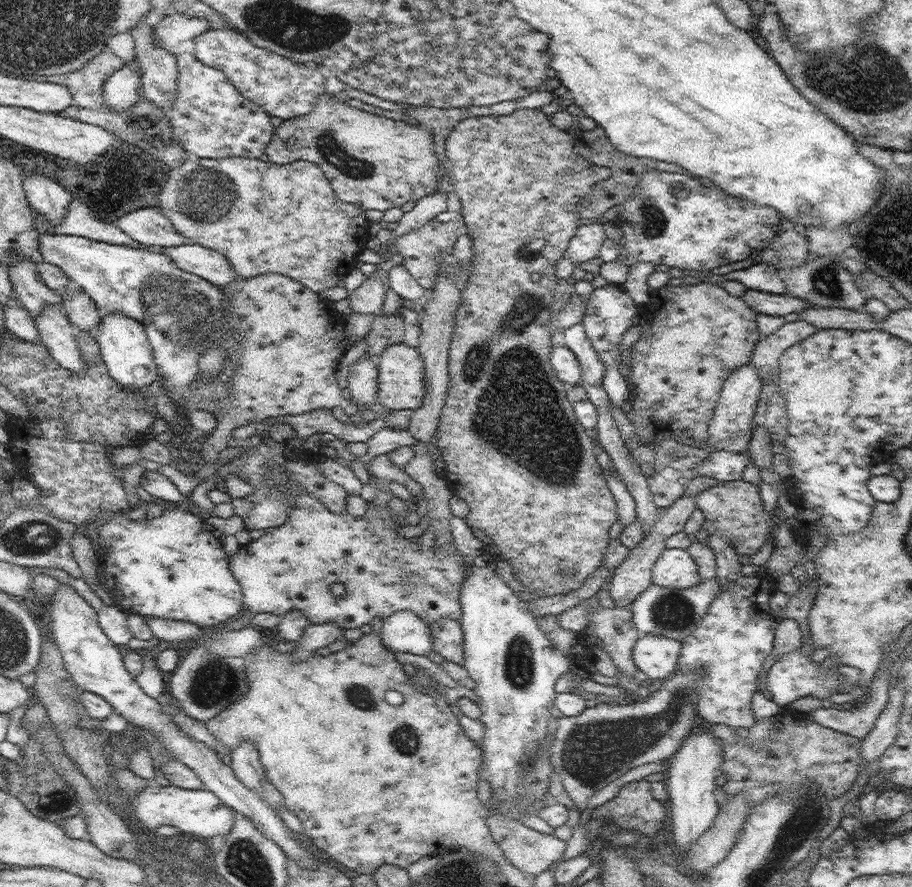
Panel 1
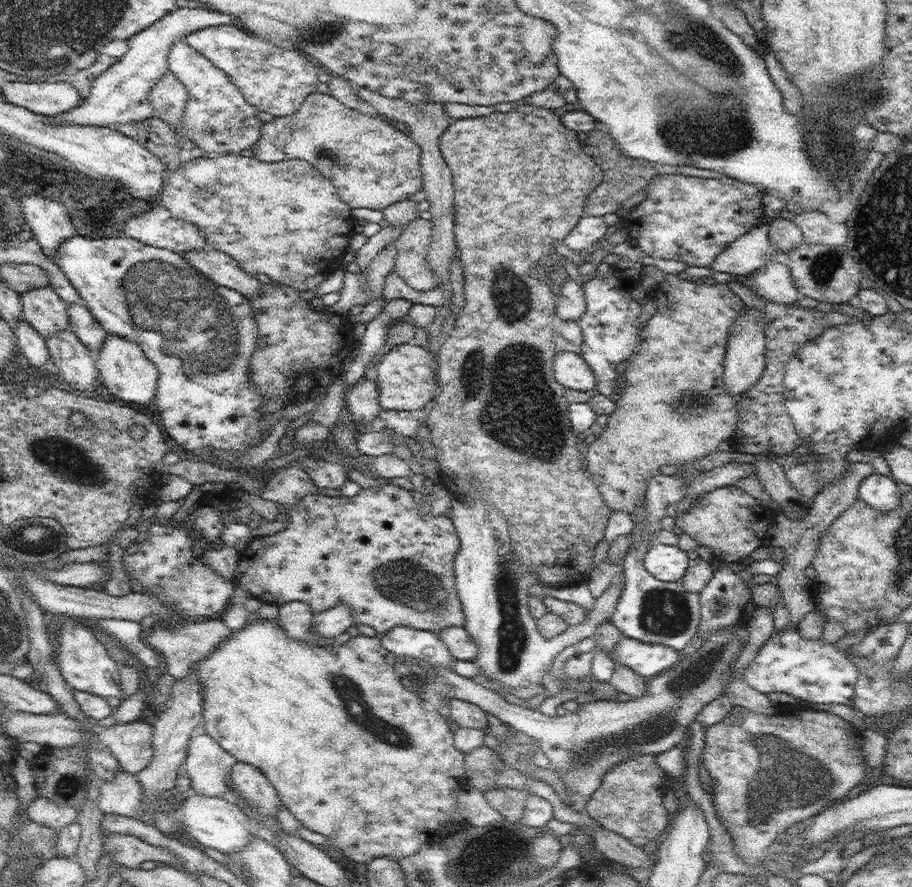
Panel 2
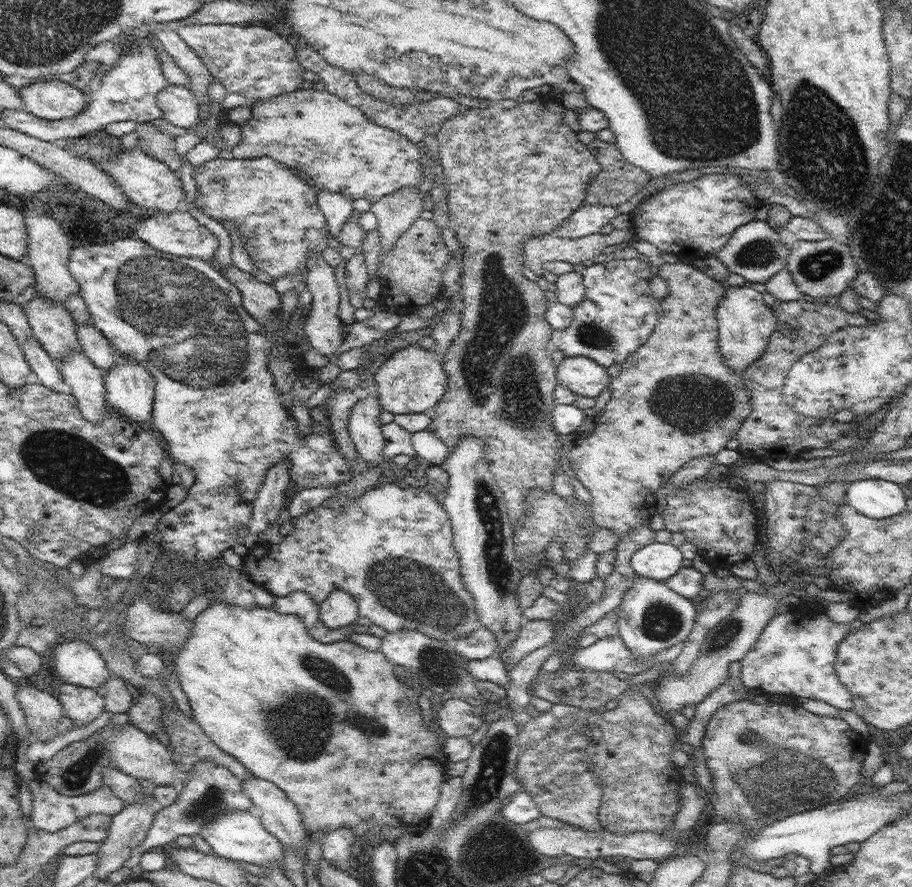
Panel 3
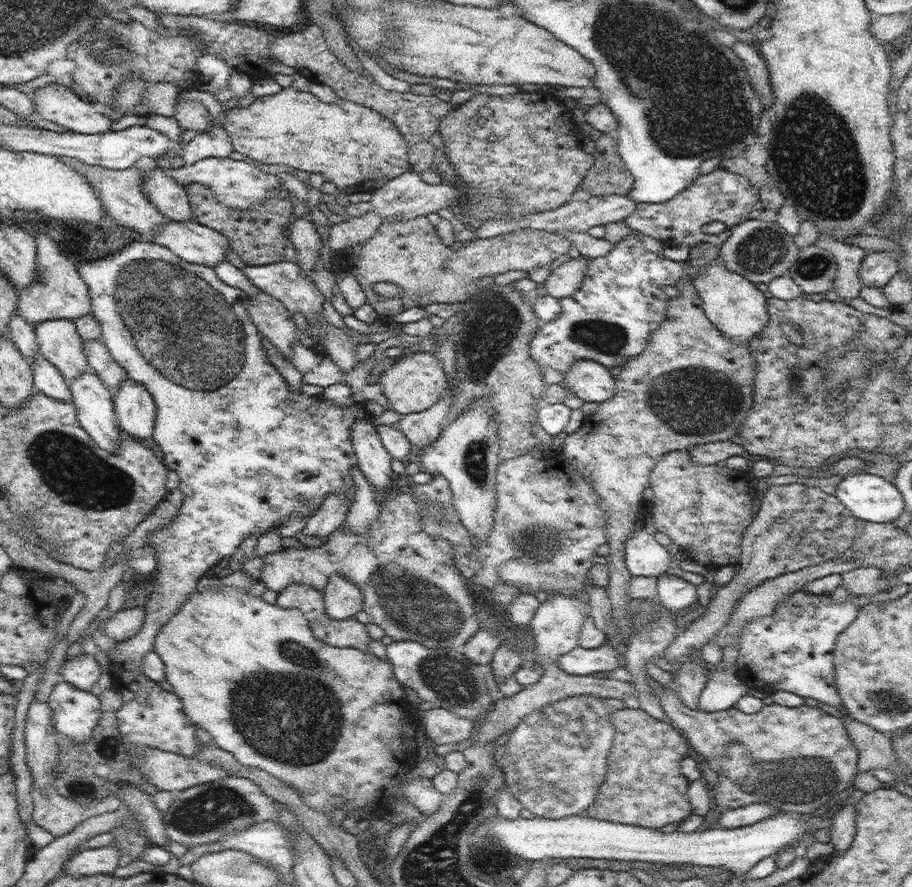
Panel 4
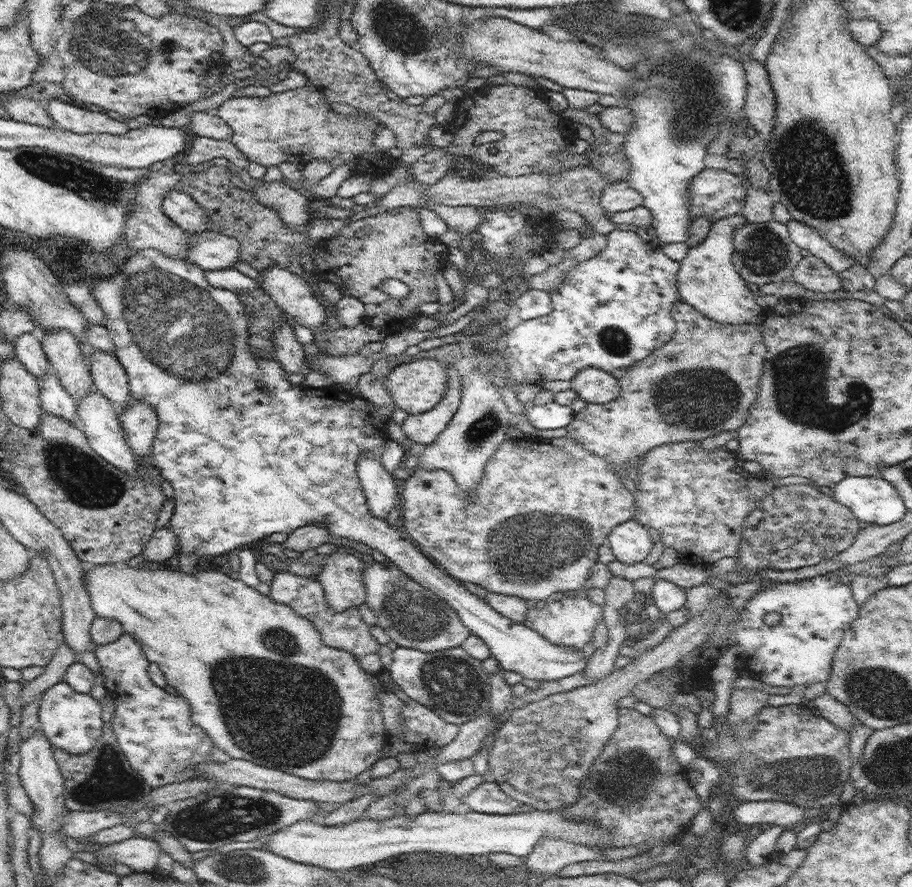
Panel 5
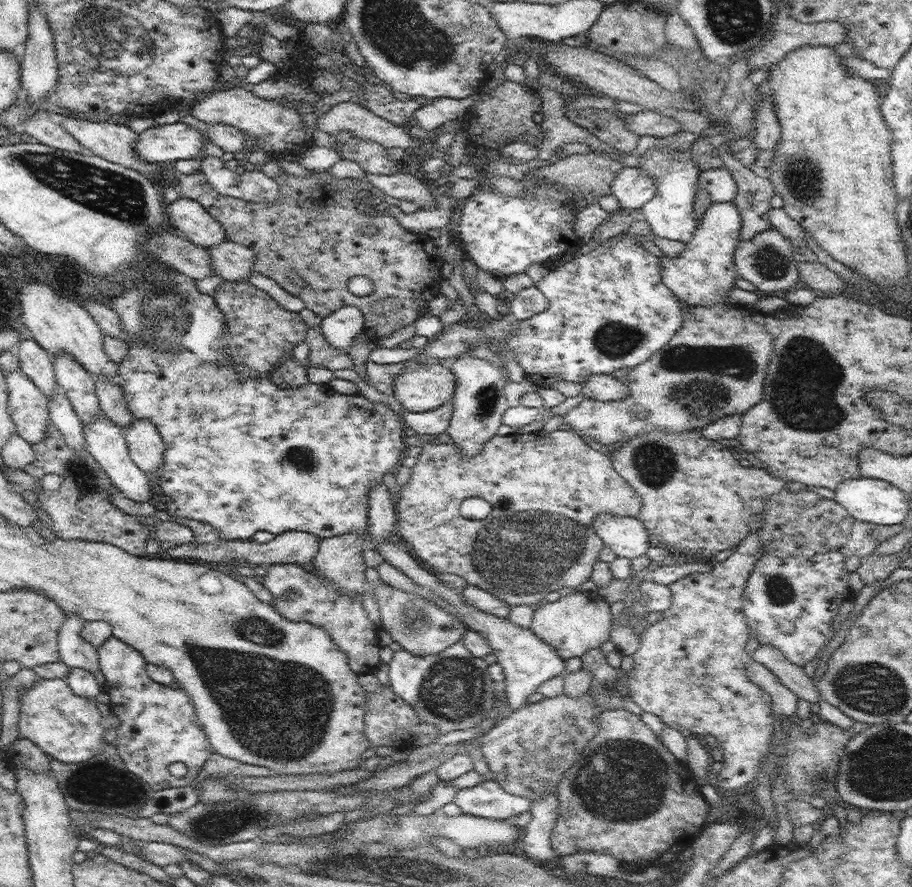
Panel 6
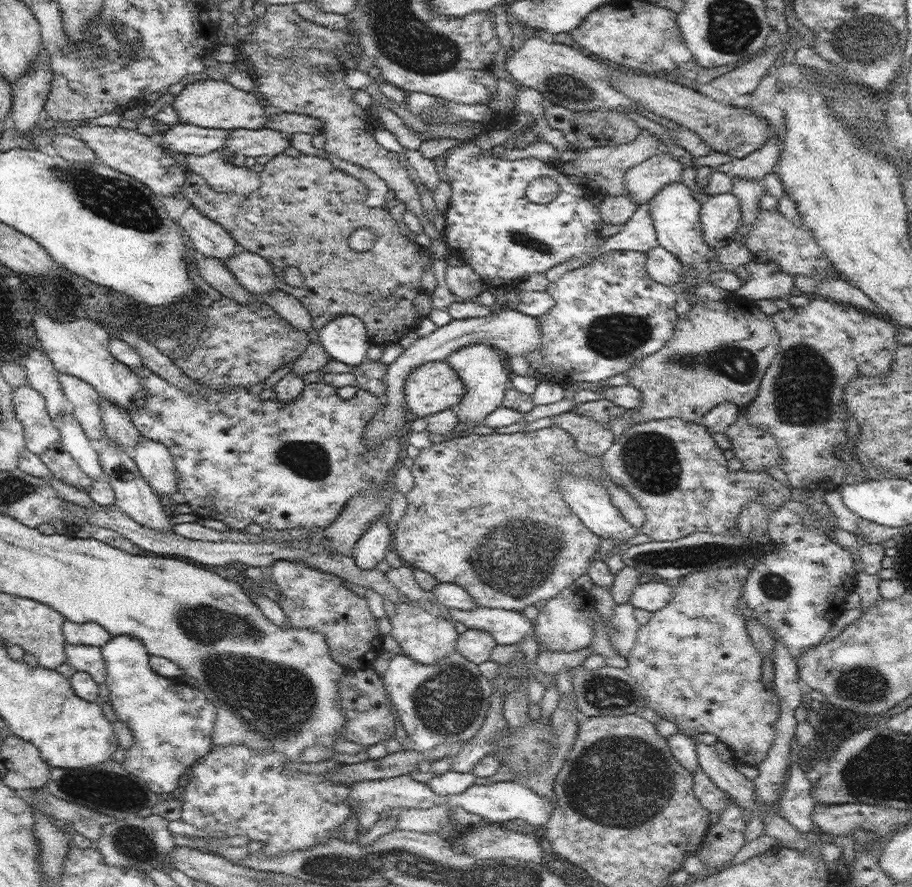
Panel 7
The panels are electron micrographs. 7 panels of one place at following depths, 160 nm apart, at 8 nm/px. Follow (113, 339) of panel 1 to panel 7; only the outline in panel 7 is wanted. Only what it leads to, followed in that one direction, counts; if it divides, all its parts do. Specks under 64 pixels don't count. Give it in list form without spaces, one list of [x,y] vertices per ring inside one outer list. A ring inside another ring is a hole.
[[[143,437],[132,458],[154,493],[171,496],[178,492],[178,472],[164,444]]]

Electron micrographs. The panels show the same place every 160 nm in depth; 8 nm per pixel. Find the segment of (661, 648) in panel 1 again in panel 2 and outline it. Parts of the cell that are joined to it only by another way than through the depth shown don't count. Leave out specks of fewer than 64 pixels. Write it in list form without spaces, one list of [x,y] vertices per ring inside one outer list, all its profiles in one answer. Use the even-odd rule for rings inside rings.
[[[623,636],[615,650],[608,652],[614,662],[620,661],[638,674],[657,676],[680,660],[681,652],[665,644],[642,642]]]

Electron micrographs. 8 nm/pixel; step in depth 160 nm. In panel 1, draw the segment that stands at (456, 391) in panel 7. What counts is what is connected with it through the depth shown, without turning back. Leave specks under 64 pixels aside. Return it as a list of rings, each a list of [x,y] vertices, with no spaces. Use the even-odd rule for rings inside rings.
[[[404,342],[387,346],[380,354],[380,363],[377,367],[377,402],[390,408],[391,410],[410,410],[415,411],[423,403],[425,393],[425,366],[419,350],[416,347],[410,347]]]

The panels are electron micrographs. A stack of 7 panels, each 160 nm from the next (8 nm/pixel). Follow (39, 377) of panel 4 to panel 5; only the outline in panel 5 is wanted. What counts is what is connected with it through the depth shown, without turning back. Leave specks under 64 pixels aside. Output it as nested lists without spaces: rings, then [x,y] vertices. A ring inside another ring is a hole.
[[[50,369],[40,380],[41,410],[79,425],[77,402],[60,382],[57,372]]]

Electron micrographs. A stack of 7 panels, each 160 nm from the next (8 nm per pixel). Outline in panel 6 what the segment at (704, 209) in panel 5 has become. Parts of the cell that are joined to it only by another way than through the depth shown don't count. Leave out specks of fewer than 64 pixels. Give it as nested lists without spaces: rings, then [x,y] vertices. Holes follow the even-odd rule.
[[[724,166],[701,171],[697,184],[708,191],[712,203],[733,202],[737,195],[736,181]]]

